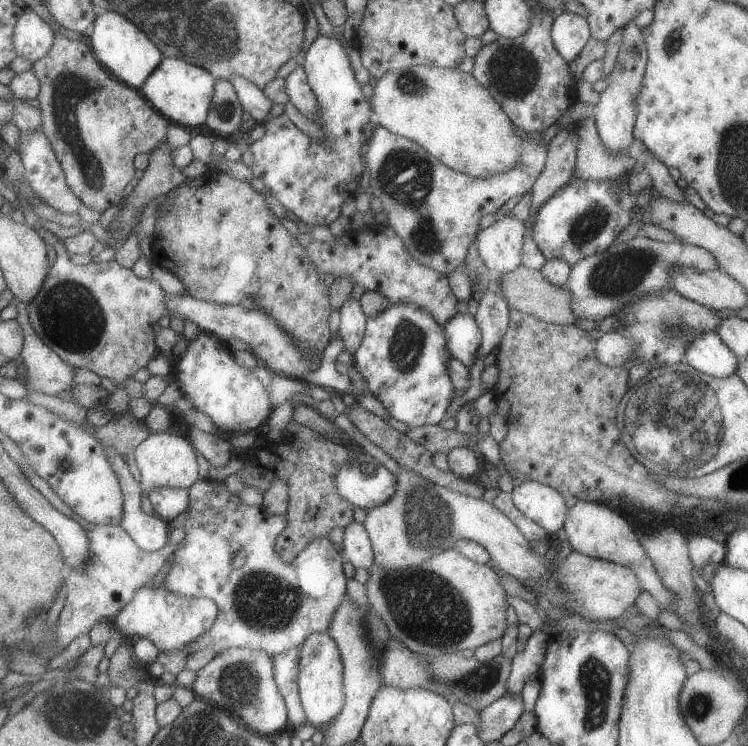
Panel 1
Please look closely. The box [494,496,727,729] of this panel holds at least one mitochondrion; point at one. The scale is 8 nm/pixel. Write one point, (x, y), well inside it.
(698, 707)

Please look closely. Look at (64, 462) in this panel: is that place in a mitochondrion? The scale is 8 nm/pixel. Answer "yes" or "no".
yes

